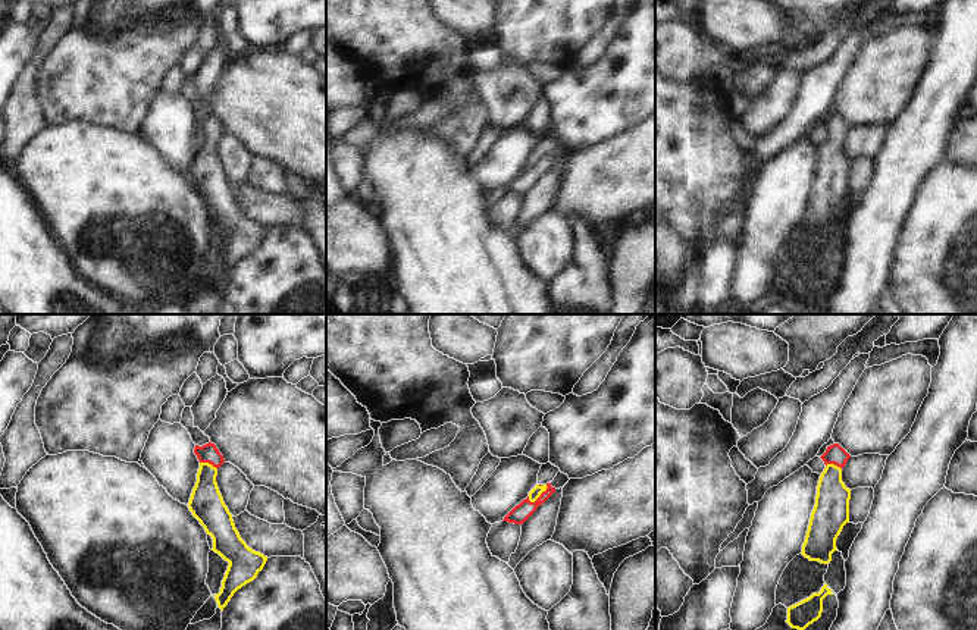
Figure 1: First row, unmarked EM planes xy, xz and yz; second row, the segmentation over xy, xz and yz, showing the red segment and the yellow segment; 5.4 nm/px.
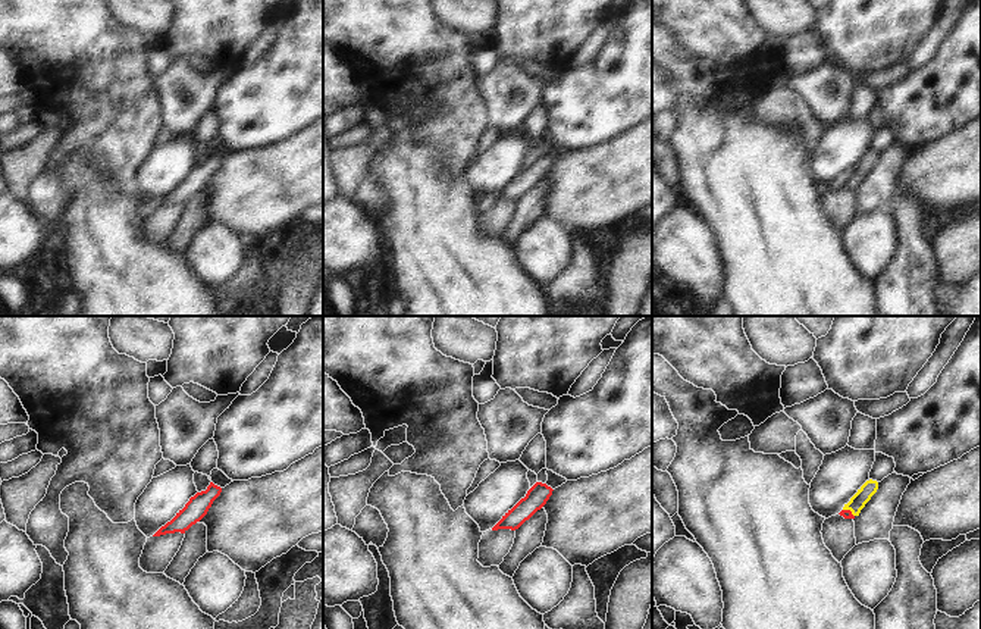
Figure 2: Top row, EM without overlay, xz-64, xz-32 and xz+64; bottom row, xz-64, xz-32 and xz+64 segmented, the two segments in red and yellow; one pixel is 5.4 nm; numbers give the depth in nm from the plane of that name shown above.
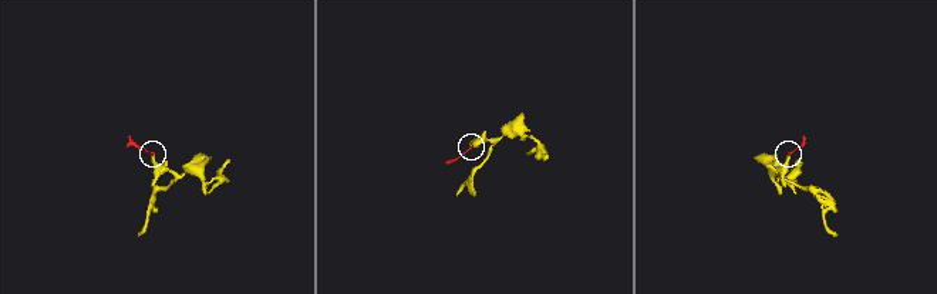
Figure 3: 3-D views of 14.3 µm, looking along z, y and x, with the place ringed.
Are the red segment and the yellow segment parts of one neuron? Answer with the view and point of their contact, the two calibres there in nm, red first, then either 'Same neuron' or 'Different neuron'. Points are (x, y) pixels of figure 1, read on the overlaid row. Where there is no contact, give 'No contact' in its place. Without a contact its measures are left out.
Touches red at xz (539, 497). Thickness 100 nm (red) against 60 nm. Same neuron

